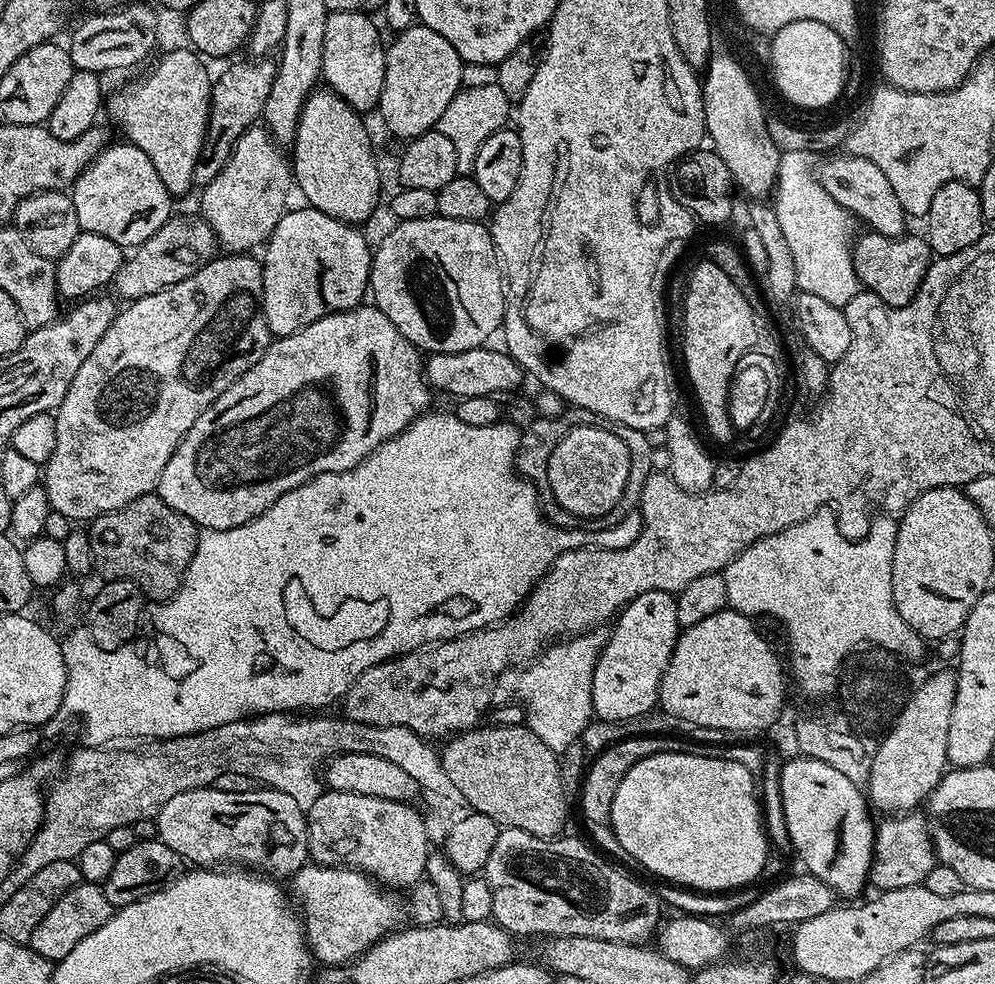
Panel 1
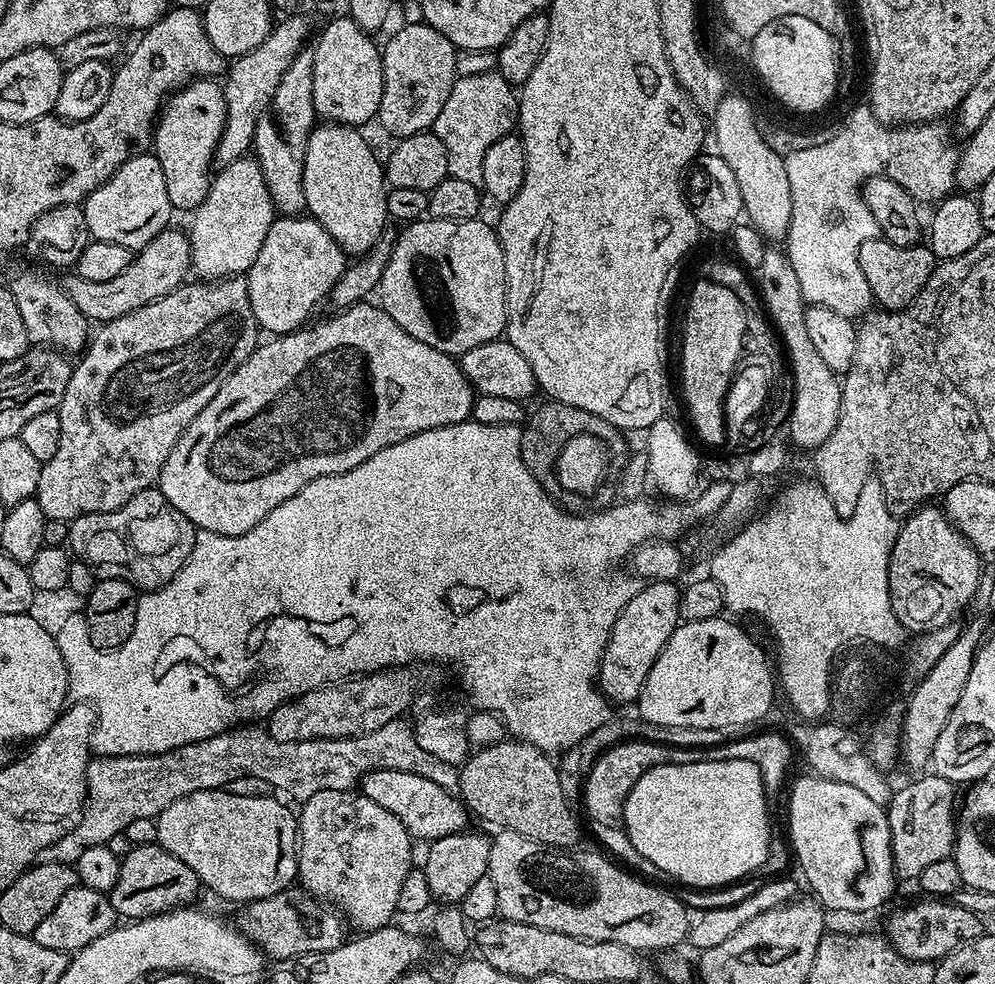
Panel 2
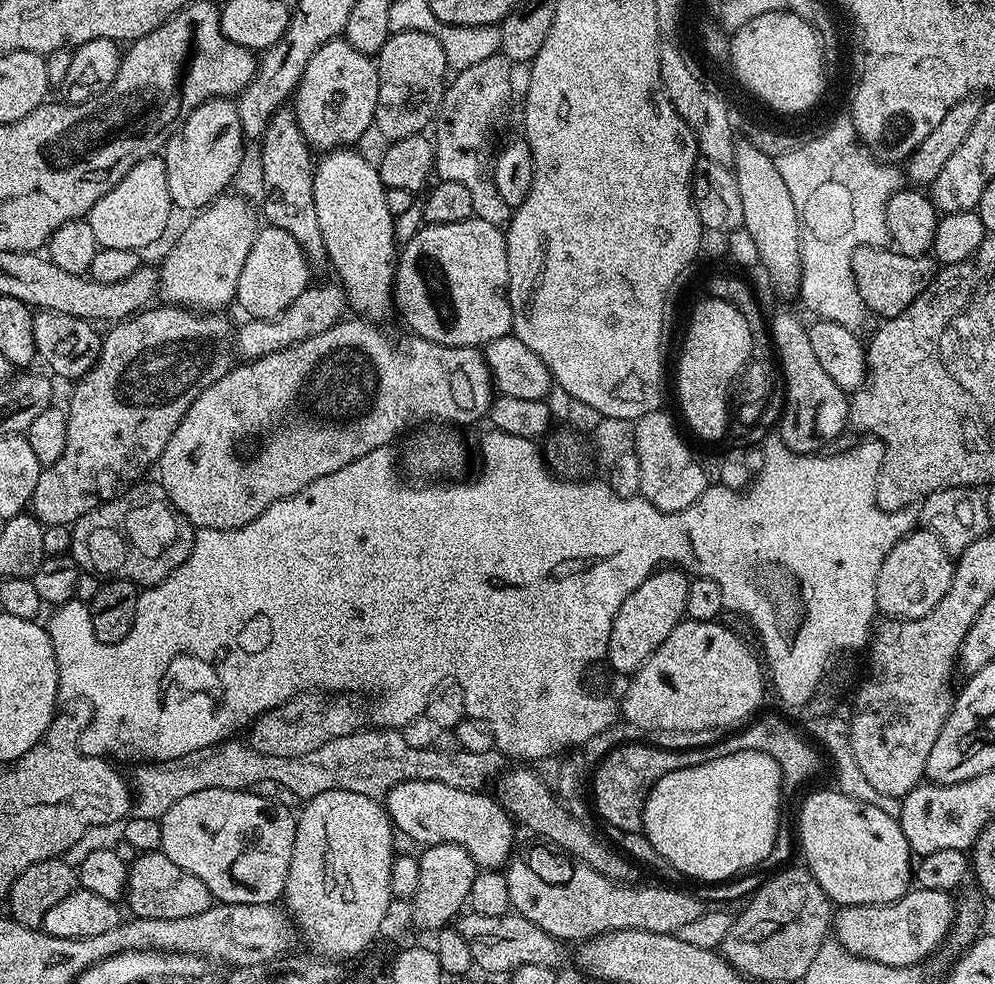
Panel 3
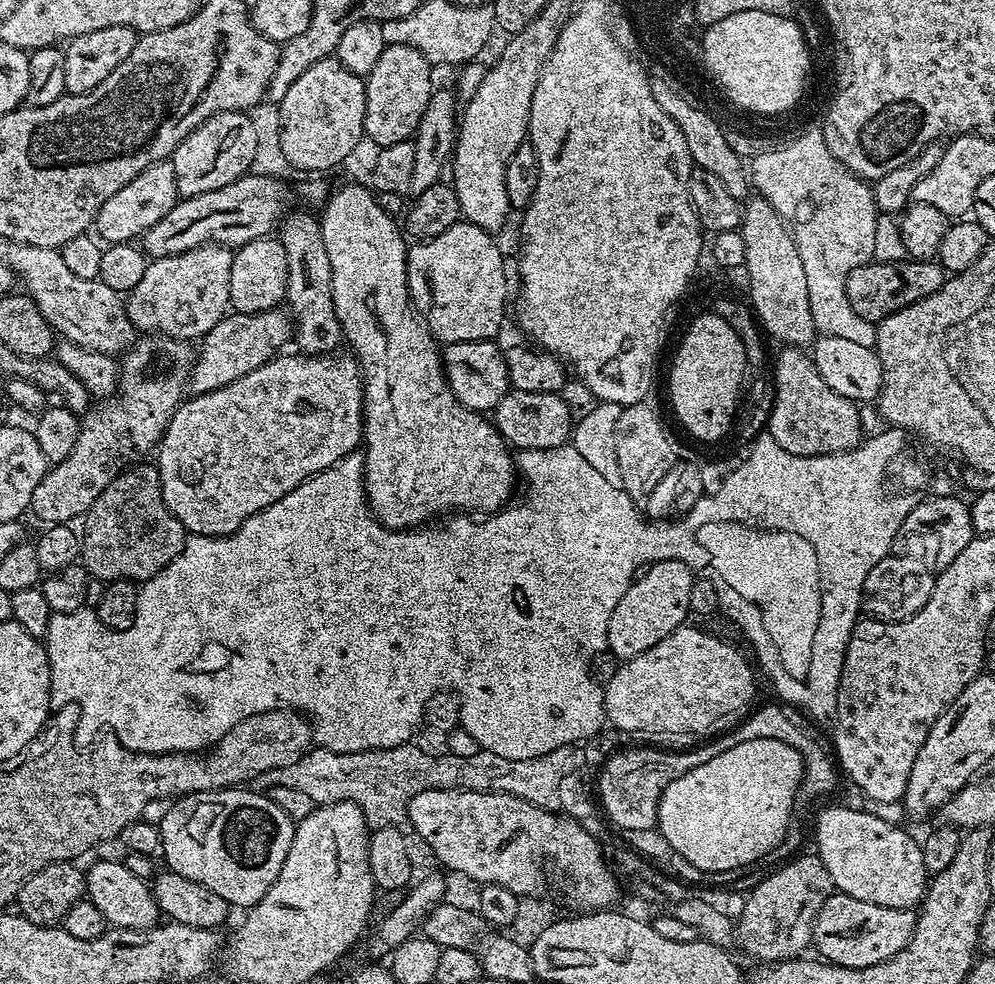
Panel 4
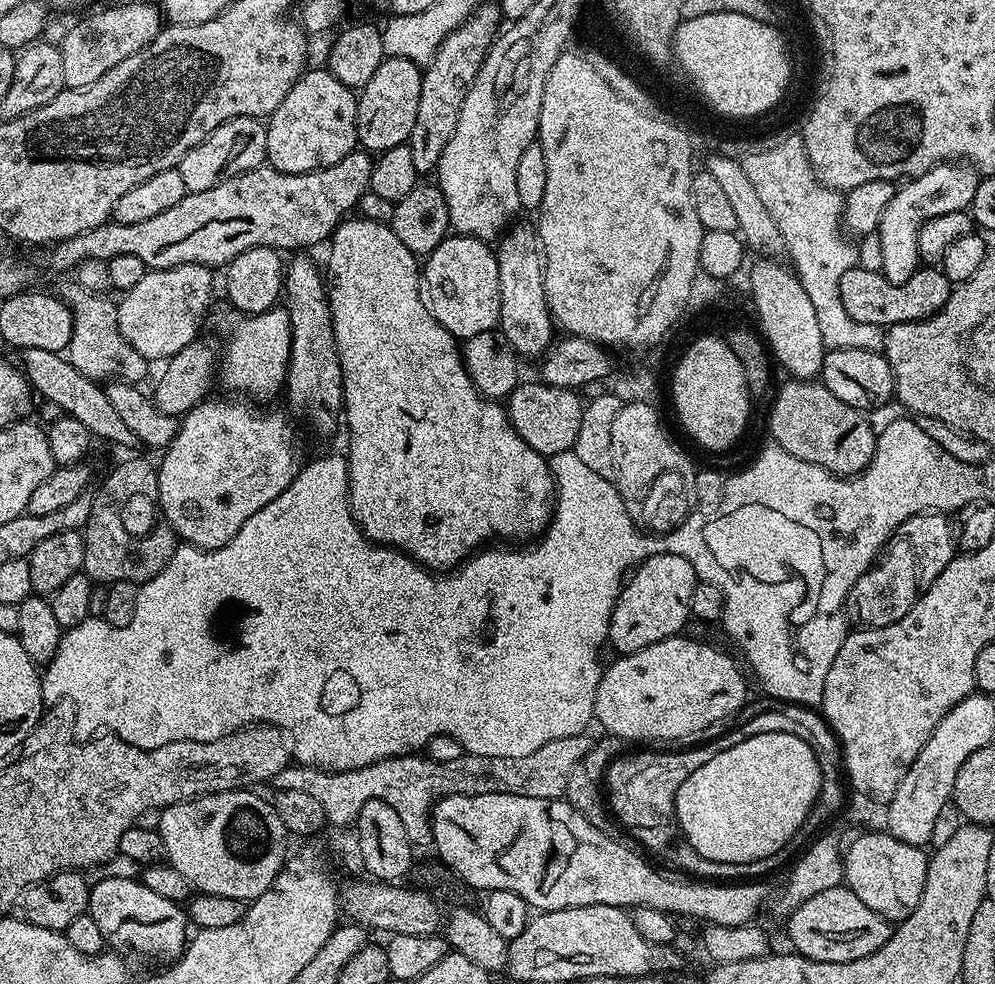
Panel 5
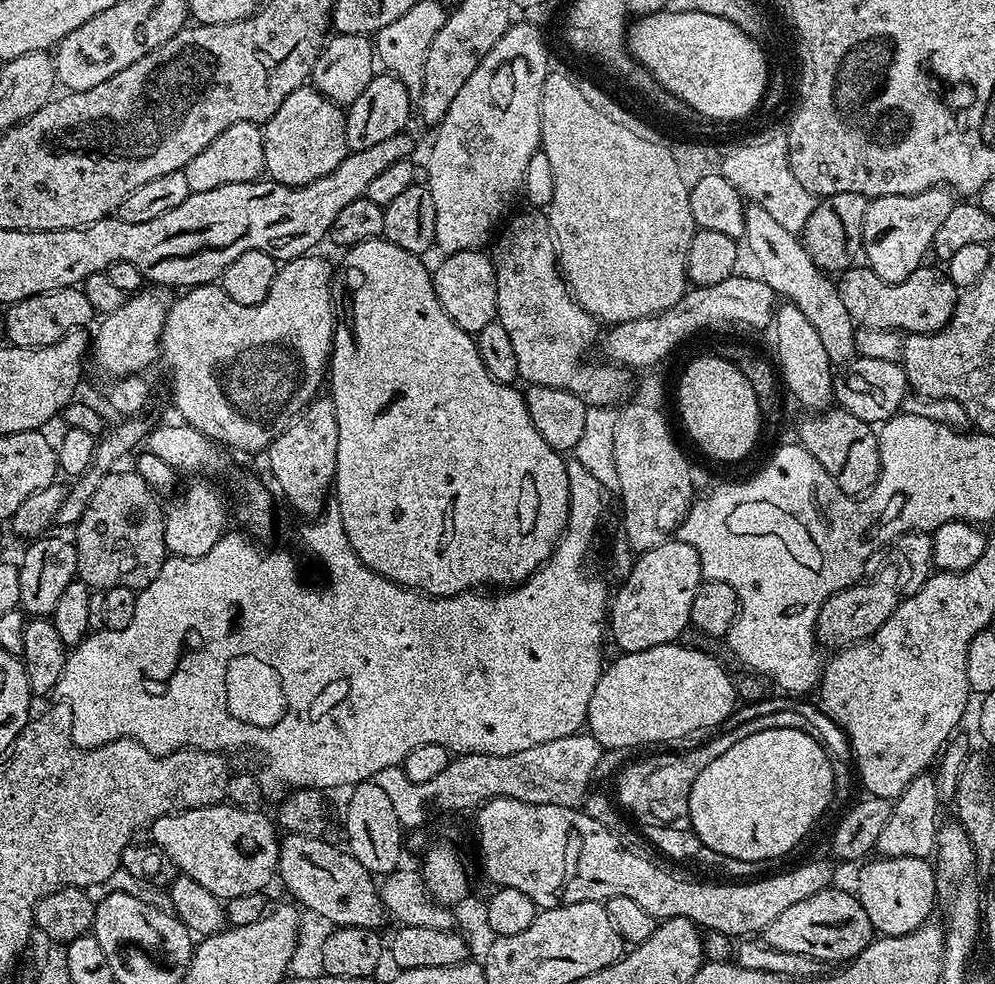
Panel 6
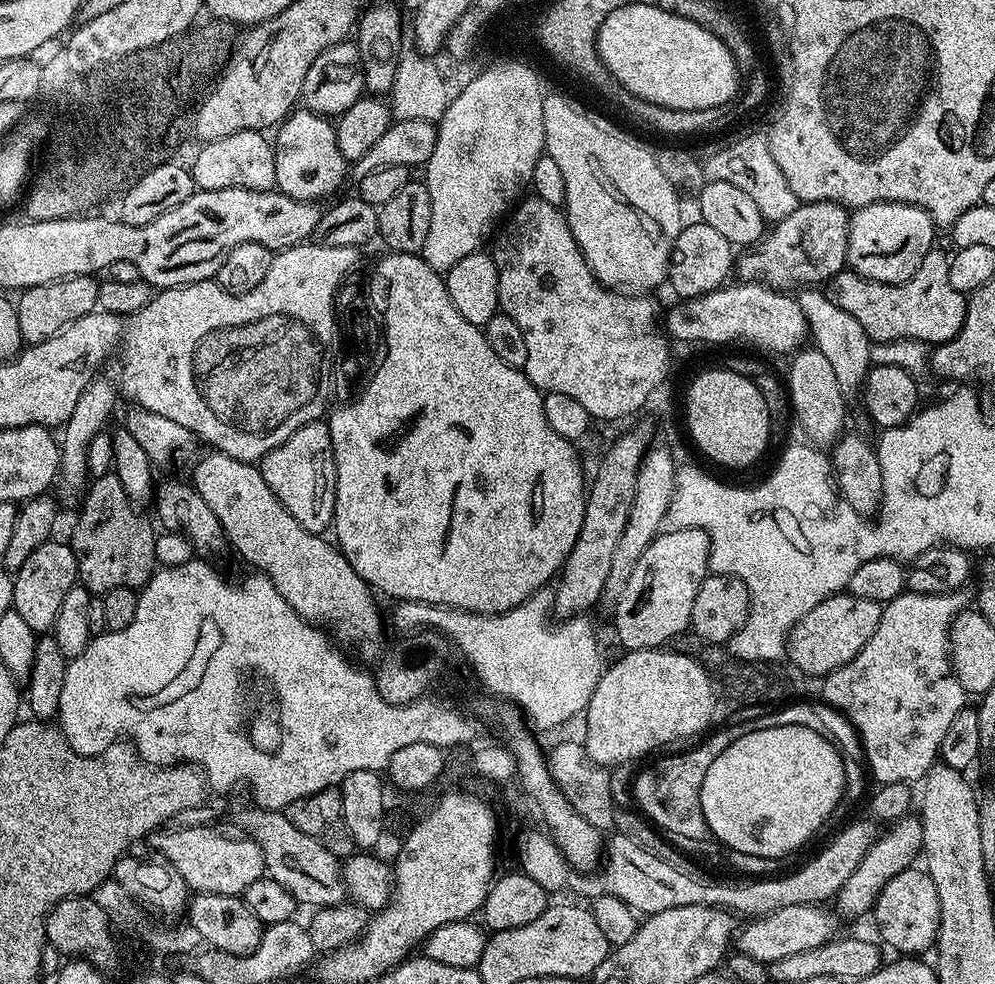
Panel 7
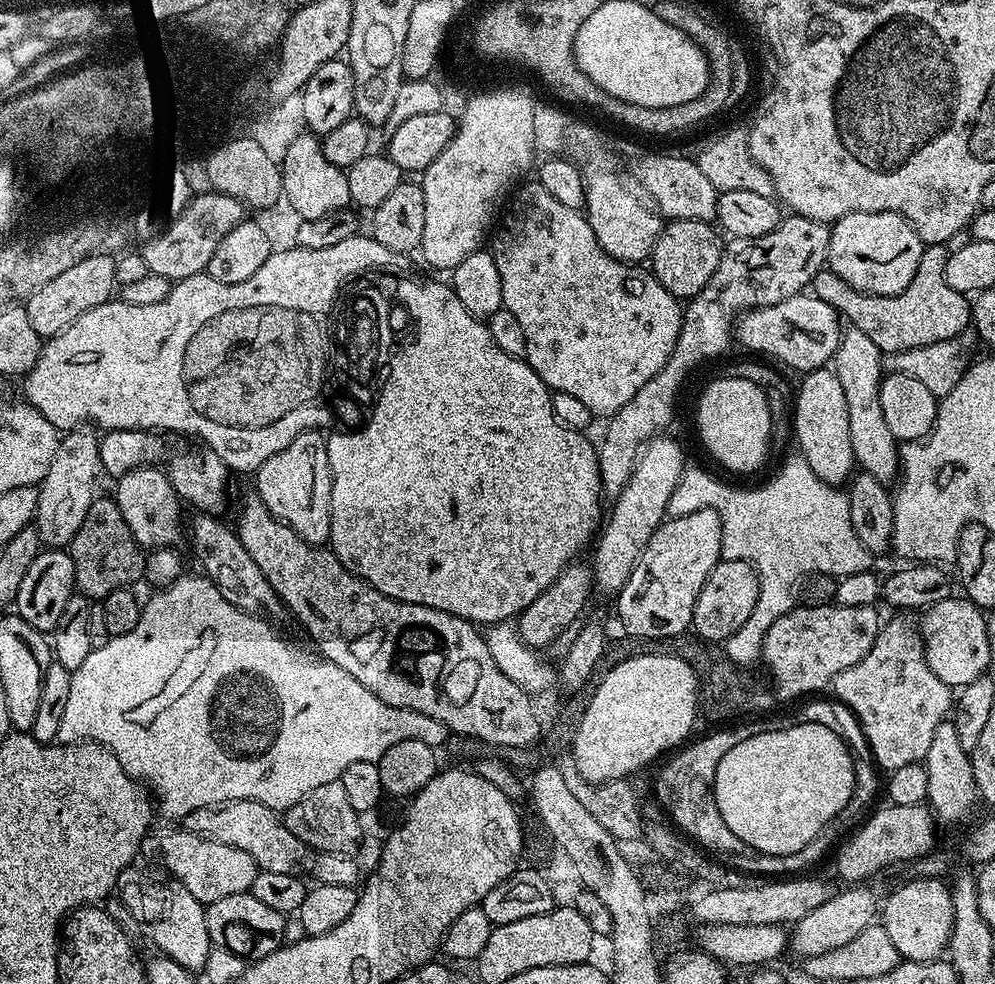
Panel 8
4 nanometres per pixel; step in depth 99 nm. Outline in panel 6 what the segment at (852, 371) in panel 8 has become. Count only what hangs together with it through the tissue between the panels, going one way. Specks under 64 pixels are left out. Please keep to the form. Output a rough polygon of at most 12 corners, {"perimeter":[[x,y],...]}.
{"perimeter":[[744,205],[742,240],[777,297],[798,306],[833,365],[857,325],[801,237]]}

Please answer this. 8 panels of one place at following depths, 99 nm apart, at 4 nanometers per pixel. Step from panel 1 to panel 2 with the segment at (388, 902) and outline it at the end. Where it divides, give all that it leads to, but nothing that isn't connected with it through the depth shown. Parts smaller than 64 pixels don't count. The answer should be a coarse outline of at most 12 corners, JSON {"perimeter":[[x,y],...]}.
{"perimeter":[[293,886],[251,901],[245,936],[273,961],[346,939],[333,905]]}

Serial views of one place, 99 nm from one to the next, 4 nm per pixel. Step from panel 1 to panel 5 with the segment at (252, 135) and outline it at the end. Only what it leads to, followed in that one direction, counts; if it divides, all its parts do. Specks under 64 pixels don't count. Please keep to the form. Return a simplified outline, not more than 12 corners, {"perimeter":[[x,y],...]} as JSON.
{"perimeter":[[211,267],[149,270],[116,304],[122,338],[164,362],[197,339]]}

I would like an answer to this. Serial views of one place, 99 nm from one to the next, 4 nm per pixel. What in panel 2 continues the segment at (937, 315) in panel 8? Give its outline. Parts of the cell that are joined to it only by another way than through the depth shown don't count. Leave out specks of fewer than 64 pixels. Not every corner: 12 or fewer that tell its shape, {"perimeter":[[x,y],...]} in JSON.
{"perimeter":[[862,241],[873,301],[913,304],[938,263],[927,246]]}

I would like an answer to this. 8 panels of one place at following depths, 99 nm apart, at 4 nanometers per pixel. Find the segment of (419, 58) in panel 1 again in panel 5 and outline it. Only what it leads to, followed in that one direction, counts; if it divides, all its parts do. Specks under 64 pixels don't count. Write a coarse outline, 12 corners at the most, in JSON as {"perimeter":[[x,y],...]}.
{"perimeter":[[389,56],[359,89],[369,154],[412,139],[422,68]]}

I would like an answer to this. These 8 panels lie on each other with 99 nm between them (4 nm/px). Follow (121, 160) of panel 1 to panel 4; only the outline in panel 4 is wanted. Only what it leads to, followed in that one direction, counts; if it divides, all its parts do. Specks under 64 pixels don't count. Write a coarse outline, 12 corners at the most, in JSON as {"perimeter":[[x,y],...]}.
{"perimeter":[[171,159],[146,166],[96,216],[105,245],[139,241],[179,196]]}

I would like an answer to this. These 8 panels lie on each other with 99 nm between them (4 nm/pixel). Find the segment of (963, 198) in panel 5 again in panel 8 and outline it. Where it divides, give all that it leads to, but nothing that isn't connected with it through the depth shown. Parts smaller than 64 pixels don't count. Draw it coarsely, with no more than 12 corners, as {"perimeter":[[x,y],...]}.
{"perimeter":[[900,213],[831,225],[827,267],[849,288],[893,296],[925,247]]}

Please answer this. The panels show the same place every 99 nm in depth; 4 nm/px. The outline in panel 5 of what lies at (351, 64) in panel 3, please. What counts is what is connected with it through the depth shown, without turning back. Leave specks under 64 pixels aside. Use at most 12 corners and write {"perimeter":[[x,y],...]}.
{"perimeter":[[305,71],[267,117],[266,157],[286,174],[357,147],[357,93]]}

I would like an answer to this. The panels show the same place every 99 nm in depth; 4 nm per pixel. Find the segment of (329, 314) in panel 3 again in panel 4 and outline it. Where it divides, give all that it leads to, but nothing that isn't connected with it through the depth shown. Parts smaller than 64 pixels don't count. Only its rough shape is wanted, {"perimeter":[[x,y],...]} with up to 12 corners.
{"perimeter":[[282,308],[230,312],[201,339],[193,395],[237,381],[291,341]]}

